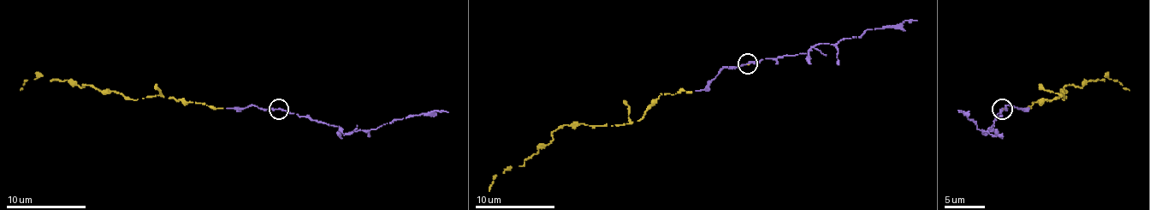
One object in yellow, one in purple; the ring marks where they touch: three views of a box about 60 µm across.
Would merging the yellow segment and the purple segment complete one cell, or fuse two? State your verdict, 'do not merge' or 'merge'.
merge

